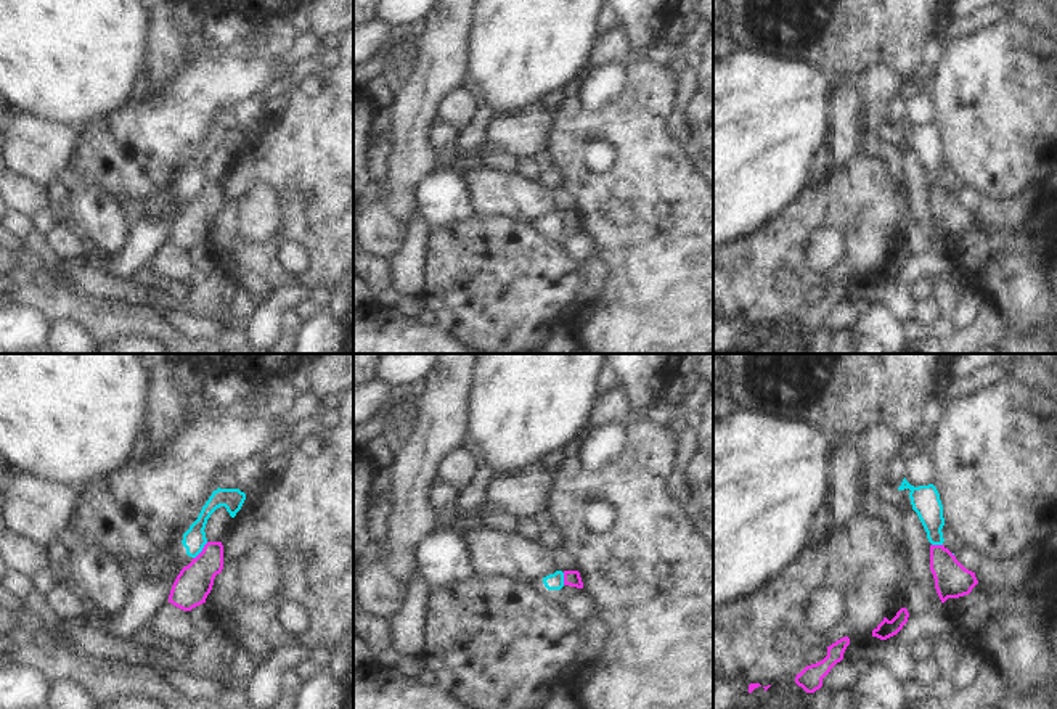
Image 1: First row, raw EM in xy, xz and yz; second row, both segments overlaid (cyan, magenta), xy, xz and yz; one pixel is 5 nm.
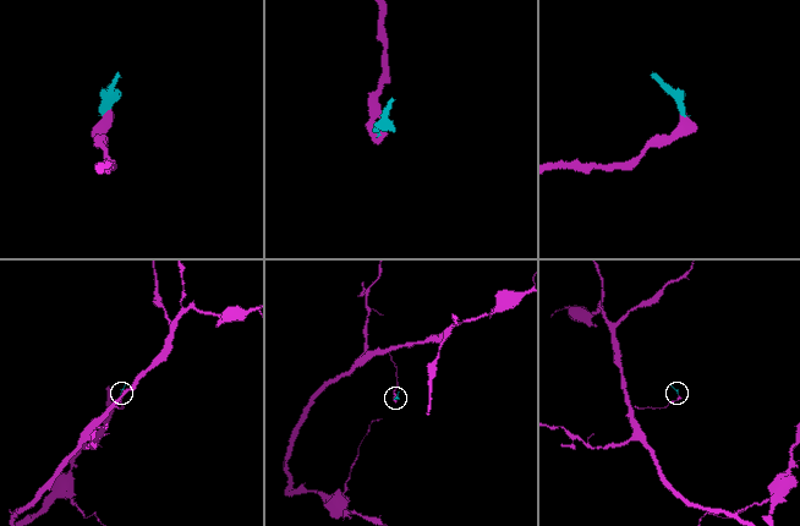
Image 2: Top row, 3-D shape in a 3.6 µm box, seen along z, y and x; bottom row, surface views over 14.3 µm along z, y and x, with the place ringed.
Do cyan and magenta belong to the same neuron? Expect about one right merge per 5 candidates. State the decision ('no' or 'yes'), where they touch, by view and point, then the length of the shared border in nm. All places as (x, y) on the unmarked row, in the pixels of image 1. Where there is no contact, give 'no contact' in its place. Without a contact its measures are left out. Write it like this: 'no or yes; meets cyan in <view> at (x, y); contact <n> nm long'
no; meets cyan in xy at (201, 190); contact 120 nm long

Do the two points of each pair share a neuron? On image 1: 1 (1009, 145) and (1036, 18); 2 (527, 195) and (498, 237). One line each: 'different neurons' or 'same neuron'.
1: different neurons
2: different neurons

